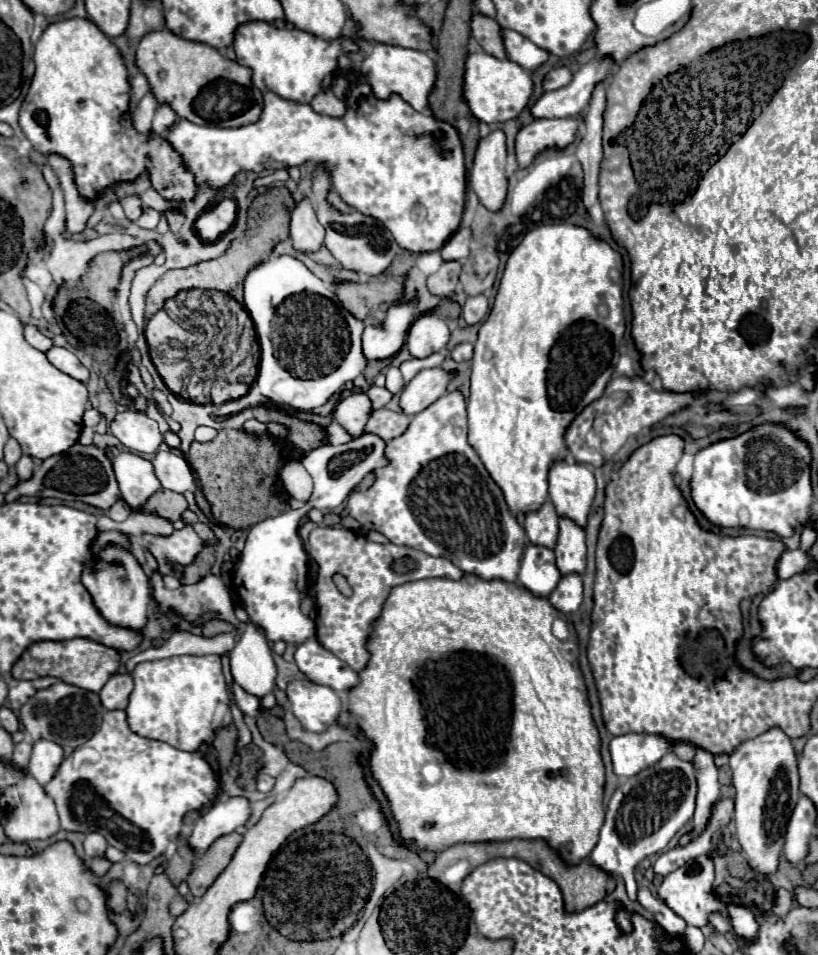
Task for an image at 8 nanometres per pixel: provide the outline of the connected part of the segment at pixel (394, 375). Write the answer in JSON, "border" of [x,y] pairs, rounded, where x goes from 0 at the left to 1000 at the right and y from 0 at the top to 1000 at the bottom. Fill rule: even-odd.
{"border":[[[476,385],[473,387],[473,398],[471,398],[471,406],[478,410],[478,413],[488,413],[490,408],[493,408],[493,394],[490,394],[490,390],[488,390],[488,385]]]}

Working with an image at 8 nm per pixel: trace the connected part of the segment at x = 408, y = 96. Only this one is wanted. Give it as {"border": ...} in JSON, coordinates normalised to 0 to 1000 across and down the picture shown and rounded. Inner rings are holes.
{"border":[[[458,46],[454,57],[444,63],[441,75],[446,77],[449,86],[456,92],[456,98],[461,103],[471,103],[480,96],[485,96],[495,107],[500,107],[510,117],[524,115],[524,98],[534,84],[534,71],[532,63],[512,52],[500,52],[490,48],[476,48],[476,46]]]}

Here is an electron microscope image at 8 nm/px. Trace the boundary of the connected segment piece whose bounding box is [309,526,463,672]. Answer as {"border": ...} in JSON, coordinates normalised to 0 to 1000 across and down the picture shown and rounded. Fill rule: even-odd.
{"border":[[[385,553],[378,561],[378,580],[390,591],[388,603],[388,670],[407,683],[414,691],[419,691],[434,704],[441,704],[451,693],[451,683],[446,679],[449,666],[454,660],[456,649],[463,645],[476,618],[485,612],[495,612],[502,607],[515,605],[549,605],[564,607],[566,597],[561,597],[551,586],[529,584],[520,578],[485,572],[485,570],[458,570],[424,553]],[[414,599],[424,605],[432,616],[432,622],[422,626],[412,614],[407,612],[405,603]]]}

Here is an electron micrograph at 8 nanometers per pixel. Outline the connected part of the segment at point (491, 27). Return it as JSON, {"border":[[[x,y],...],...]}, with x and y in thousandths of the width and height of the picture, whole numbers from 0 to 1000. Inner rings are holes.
{"border":[[[581,15],[578,23],[576,23],[576,36],[578,40],[588,46],[588,50],[605,59],[605,61],[617,61],[617,48],[615,48],[615,38],[612,38],[612,27],[608,21],[590,17],[590,15]]]}

